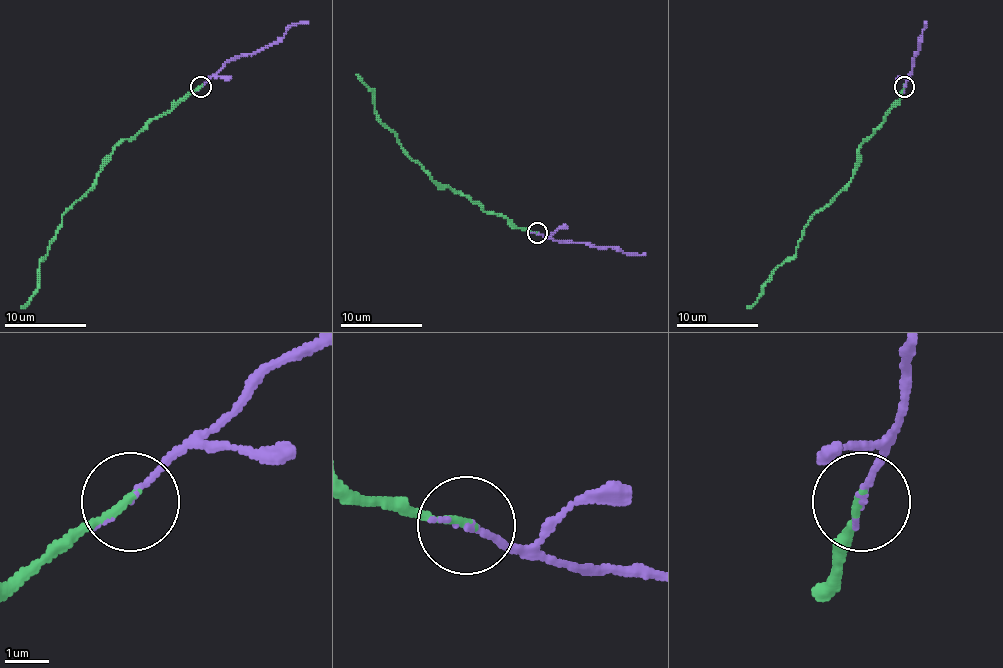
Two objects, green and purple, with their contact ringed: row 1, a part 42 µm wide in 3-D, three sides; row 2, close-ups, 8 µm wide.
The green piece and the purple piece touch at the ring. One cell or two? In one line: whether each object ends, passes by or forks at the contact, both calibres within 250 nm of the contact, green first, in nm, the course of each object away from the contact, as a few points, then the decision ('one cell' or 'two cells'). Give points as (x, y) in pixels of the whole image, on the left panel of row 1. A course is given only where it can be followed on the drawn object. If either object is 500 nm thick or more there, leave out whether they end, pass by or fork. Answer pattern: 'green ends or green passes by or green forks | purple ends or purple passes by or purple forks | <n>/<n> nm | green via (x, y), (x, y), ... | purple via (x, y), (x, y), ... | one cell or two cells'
green ends | purple ends | 180/120 nm | green via (200, 86), (115, 147), (96, 182), (62, 216), (62, 225), (39, 263), (39, 286), (21, 308) | purple via (200, 86), (231, 60), (275, 43), (292, 25), (308, 23) | one cell

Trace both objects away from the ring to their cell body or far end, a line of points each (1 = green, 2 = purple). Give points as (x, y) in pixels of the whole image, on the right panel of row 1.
1: (904, 86), (900, 100), (859, 147), (859, 159), (849, 182), (812, 216), (796, 253), (782, 263), (747, 308)
2: (904, 86), (924, 23)

